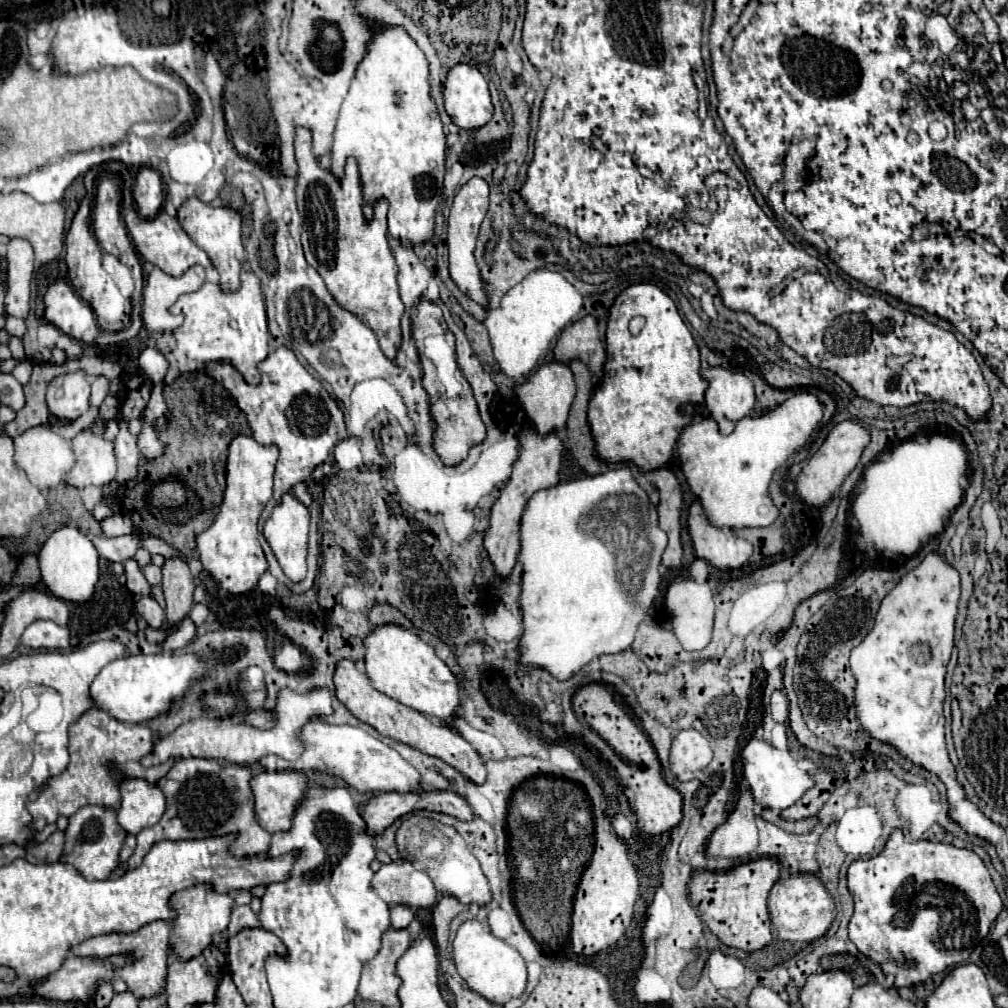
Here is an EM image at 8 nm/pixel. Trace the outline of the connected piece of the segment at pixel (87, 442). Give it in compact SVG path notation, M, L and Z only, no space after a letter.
M81 430L73 438L73 452L75 466L65 476L67 484L75 488L85 488L91 484L103 486L115 480L117 464L111 440L105 440L91 430Z

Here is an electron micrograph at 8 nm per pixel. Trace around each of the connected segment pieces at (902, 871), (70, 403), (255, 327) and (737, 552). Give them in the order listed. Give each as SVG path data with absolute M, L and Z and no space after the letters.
M893 830L879 856L853 862L849 866L847 882L855 900L849 938L859 952L877 962L885 974L895 976L895 988L915 986L929 974L939 974L951 966L967 962L971 950L989 934L991 924L1003 910L1003 902L991 874L975 852L943 842L909 842L901 830Z
M83 370L67 372L47 384L47 406L61 420L77 420L89 410L91 382Z
M251 270L241 272L241 288L236 292L225 292L219 284L205 282L199 292L183 294L175 302L173 312L183 314L185 322L175 330L177 346L167 354L169 372L165 382L173 382L187 370L201 370L209 360L227 360L249 384L261 382L261 376L251 374L251 370L257 370L257 364L269 354L269 328L261 280Z
M693 502L689 508L689 534L699 558L705 558L709 564L725 570L725 568L741 568L751 552L751 542L733 534L733 530L723 530L713 526L701 502Z

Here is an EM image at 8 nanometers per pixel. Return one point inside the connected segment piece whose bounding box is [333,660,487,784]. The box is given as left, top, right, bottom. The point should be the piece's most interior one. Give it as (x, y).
(391, 719)

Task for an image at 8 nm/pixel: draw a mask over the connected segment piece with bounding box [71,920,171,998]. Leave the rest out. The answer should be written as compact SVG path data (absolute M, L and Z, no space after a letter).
M151 922L143 928L139 928L137 932L131 934L105 934L105 936L97 936L97 938L89 938L85 942L81 942L79 946L75 946L71 952L77 956L113 956L113 954L133 954L137 956L137 962L133 966L121 968L117 970L117 974L127 982L129 992L135 998L147 998L147 996L155 996L159 992L163 992L165 986L165 976L167 976L167 948L169 948L169 938L171 938L171 922Z

